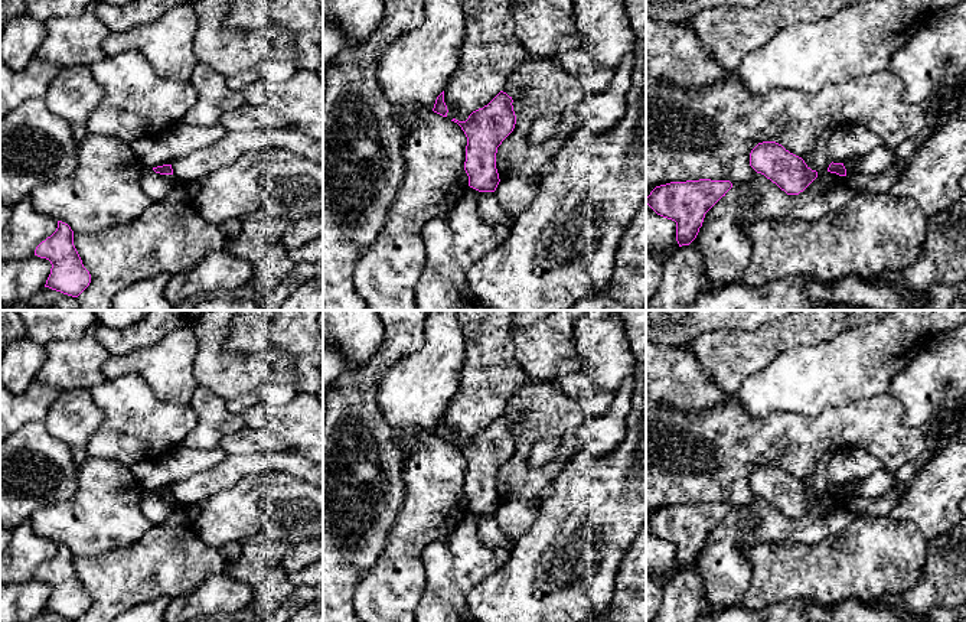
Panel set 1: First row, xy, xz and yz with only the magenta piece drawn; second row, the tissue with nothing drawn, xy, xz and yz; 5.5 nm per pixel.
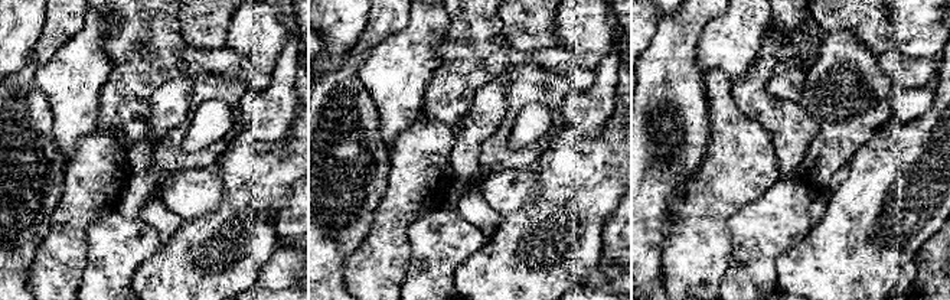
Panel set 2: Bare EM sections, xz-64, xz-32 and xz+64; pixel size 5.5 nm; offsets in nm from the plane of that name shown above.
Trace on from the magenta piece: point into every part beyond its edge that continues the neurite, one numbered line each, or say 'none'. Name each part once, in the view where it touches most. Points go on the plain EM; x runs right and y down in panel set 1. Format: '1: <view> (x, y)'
none

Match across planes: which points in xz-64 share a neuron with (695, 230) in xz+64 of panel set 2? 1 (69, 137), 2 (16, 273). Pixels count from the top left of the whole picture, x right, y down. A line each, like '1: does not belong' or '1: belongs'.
1: does not belong
2: does not belong

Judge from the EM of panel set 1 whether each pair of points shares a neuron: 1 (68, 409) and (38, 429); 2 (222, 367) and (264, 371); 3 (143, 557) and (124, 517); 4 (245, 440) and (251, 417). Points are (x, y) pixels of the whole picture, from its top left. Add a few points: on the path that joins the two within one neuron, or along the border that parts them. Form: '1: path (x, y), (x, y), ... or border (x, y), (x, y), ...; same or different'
1: border (43, 422), (45, 427), (68, 448); different
2: path (232, 370), (254, 370); same
3: border (152, 526), (134, 541), (113, 547), (104, 553); different
4: border (245, 423), (267, 429), (281, 437); different

